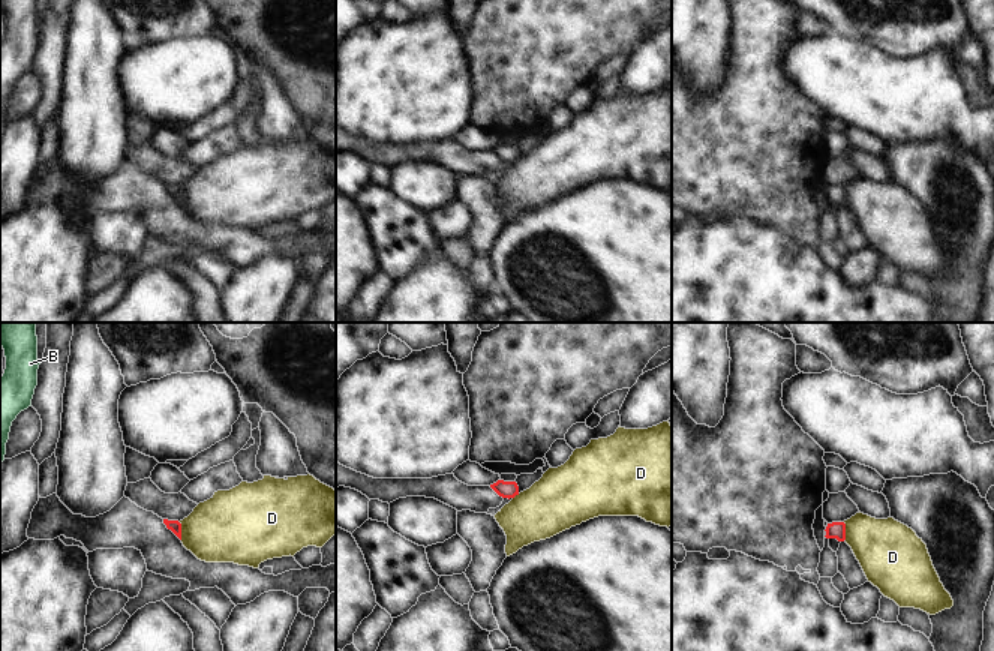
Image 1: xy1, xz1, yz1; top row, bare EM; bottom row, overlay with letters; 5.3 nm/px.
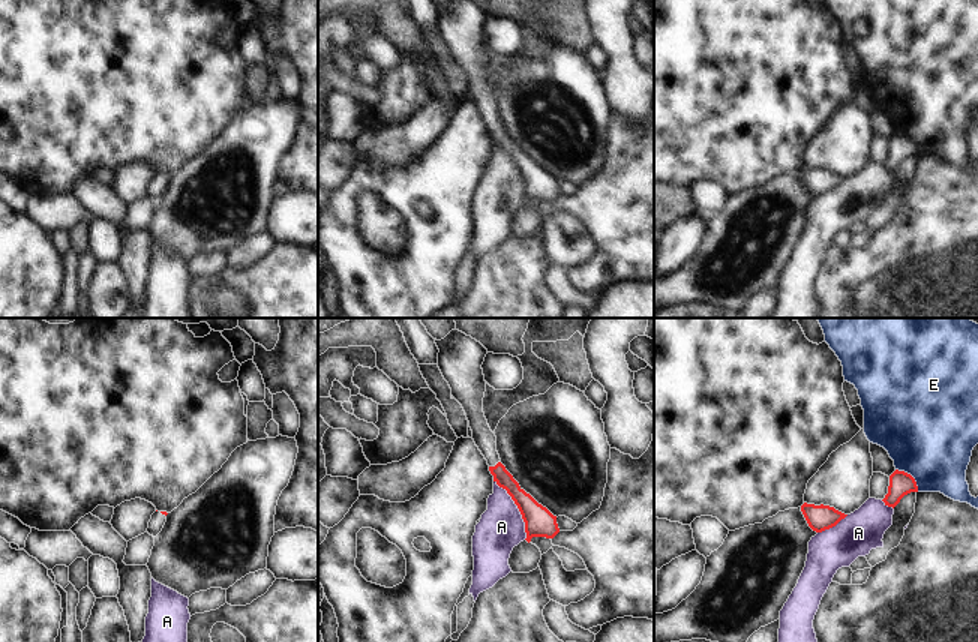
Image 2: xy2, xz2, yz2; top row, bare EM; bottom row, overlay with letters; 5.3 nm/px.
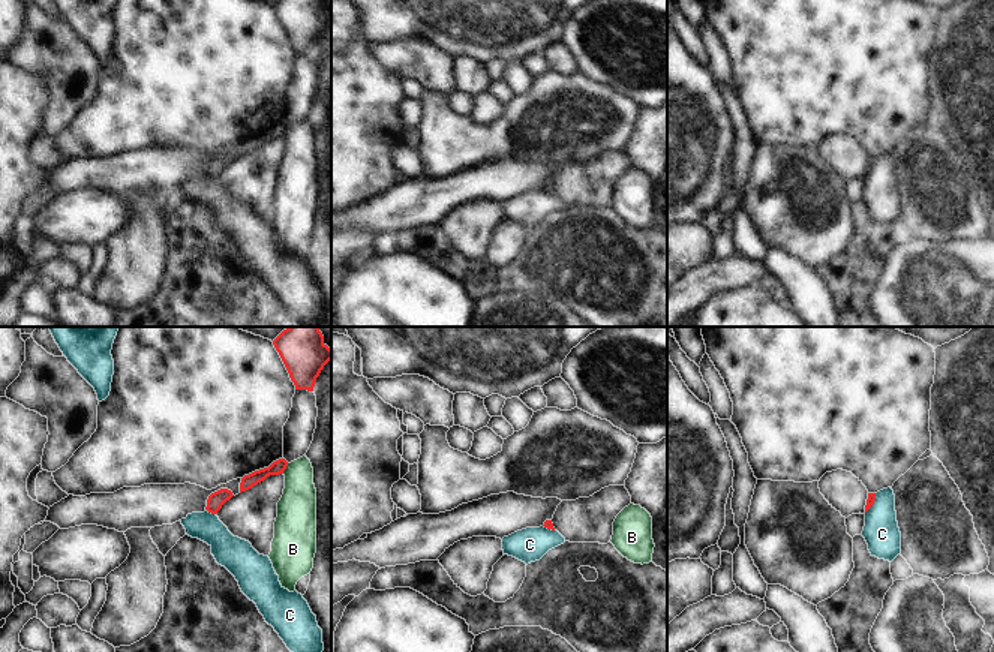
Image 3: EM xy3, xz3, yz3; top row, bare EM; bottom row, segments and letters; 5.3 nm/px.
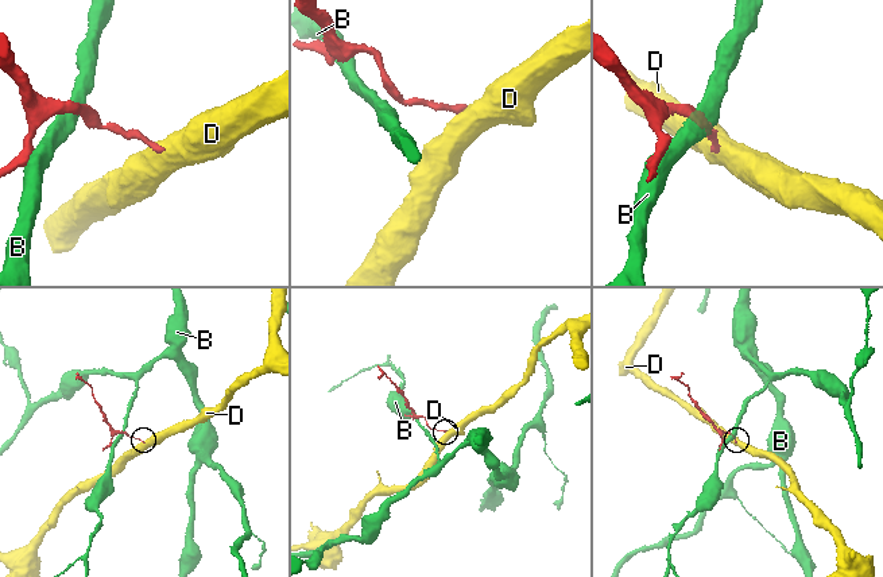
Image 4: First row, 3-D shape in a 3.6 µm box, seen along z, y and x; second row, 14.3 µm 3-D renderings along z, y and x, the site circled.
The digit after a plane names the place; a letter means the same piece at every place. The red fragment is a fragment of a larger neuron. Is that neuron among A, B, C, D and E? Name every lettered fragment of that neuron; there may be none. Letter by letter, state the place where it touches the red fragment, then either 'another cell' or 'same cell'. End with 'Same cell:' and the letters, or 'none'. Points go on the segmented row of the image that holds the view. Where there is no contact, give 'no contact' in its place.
A: contact xz2 (518, 507); another cell
B: contact xy3 (285, 468); another cell
C: contact xy3 (210, 511); another cell
D: contact xy1 (180, 531); another cell
E: contact yz2 (911, 476); another cell
Same cell: none

